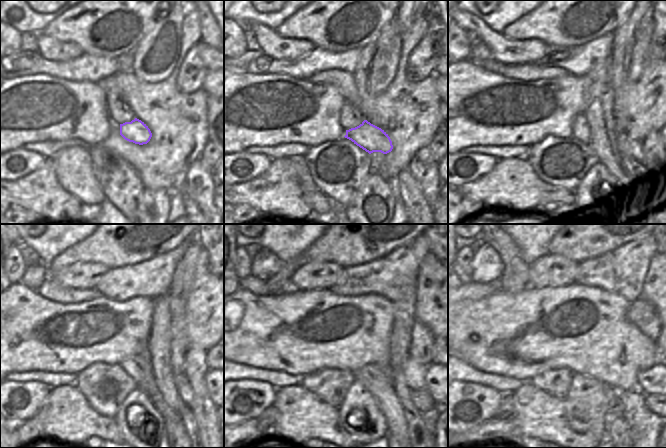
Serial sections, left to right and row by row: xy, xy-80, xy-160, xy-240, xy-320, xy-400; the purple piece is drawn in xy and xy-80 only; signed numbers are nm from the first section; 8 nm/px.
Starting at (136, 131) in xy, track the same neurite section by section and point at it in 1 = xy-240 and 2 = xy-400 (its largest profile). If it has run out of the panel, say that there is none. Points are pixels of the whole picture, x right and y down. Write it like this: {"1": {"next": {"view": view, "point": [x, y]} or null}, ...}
{"1": {"next": {"view": "xy-240", "point": [184, 388]}}, "2": {"next": {"view": "xy-400", "point": [651, 400]}}}

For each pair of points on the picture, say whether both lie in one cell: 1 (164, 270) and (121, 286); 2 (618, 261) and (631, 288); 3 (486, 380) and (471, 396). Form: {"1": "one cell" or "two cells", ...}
{"1": "one cell", "2": "one cell", "3": "two cells"}

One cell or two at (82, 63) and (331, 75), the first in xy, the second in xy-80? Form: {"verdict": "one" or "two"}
{"verdict": "two"}

